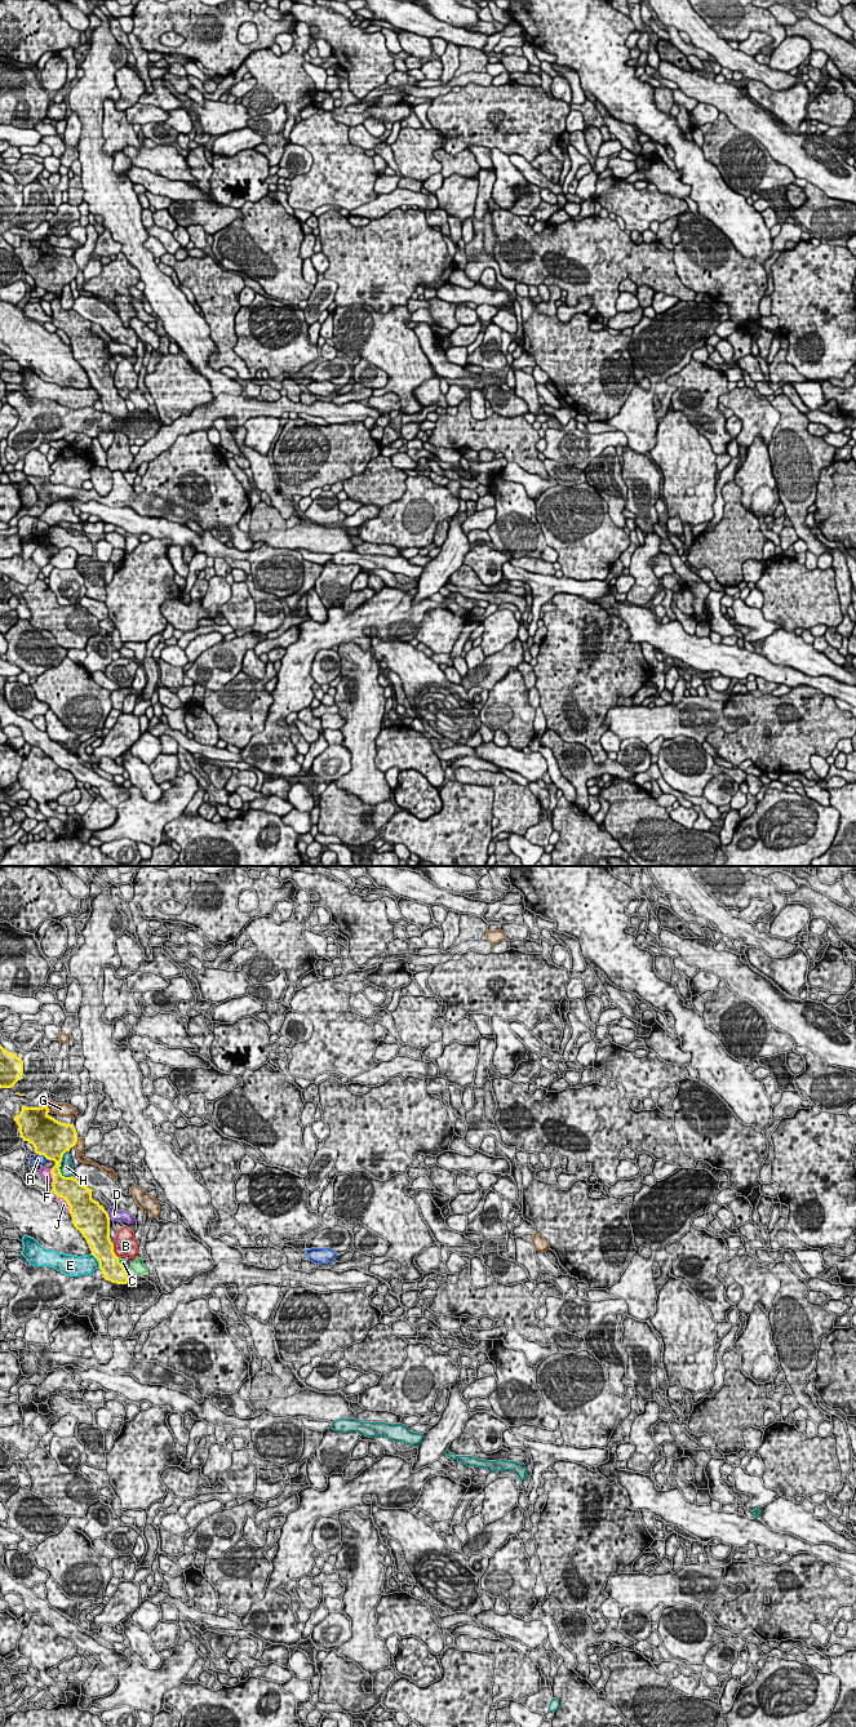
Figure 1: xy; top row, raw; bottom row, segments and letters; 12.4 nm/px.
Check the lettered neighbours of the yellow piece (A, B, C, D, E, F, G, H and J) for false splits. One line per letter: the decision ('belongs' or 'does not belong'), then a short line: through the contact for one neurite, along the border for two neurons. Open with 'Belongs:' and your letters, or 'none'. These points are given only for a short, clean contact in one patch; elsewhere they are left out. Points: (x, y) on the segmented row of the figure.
Belongs: none
A: does not belong | xy (36, 1153), (47, 1159)
B: does not belong | xy (112, 1244), (112, 1251), (118, 1257)
C: does not belong | xy (118, 1259), (124, 1266)
D: does not belong
E: does not belong
F: does not belong
G: does not belong
H: does not belong
J: does not belong

